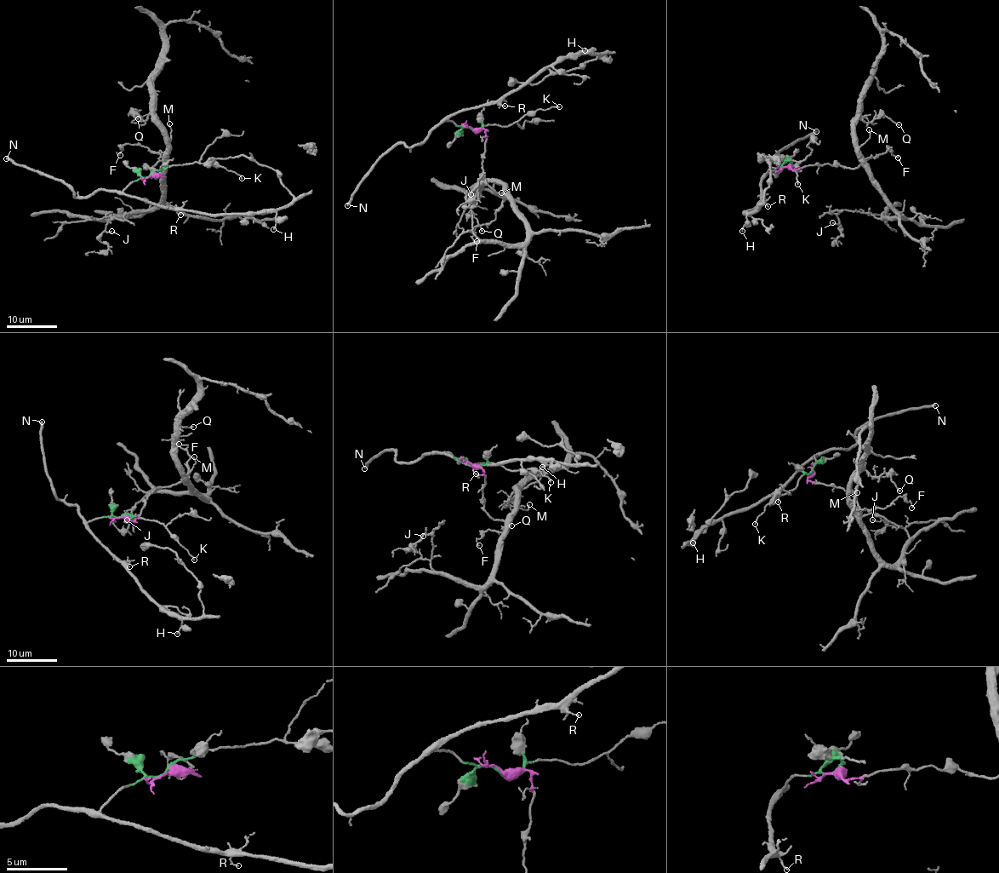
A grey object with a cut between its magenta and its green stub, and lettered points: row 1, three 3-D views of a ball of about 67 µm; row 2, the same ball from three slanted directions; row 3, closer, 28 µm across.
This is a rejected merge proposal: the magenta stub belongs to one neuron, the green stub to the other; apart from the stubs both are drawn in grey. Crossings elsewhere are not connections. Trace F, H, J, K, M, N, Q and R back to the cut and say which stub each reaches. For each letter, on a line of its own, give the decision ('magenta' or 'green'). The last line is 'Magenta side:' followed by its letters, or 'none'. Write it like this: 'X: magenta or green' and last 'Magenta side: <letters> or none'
F: magenta
H: green
J: magenta
K: green
M: magenta
N: green
Q: magenta
R: green
Magenta side: F, J, M, Q

